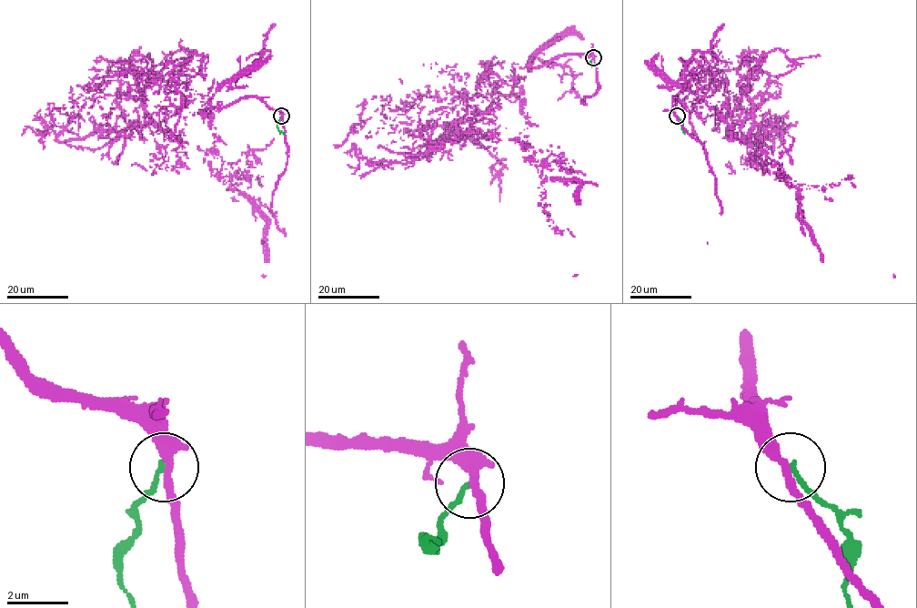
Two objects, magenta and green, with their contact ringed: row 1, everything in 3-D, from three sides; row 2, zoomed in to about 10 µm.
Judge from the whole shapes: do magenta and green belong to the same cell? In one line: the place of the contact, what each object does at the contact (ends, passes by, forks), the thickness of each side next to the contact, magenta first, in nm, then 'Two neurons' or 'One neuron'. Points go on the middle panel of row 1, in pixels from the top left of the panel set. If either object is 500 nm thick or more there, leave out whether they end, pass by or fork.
Place: (593, 57). At the ring magenta passes by. At the ring green ends. Thickness 300 nm (magenta) against 150 nm. Two neurons

